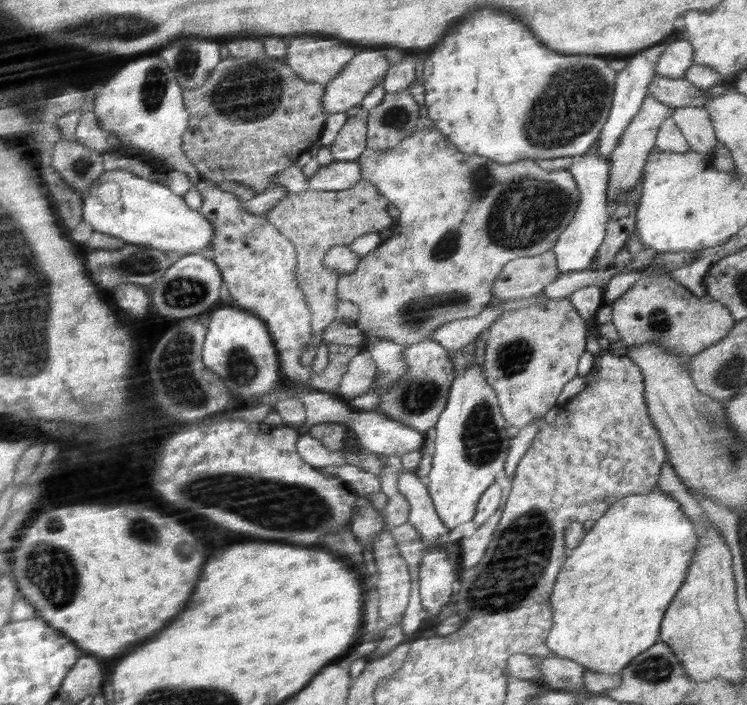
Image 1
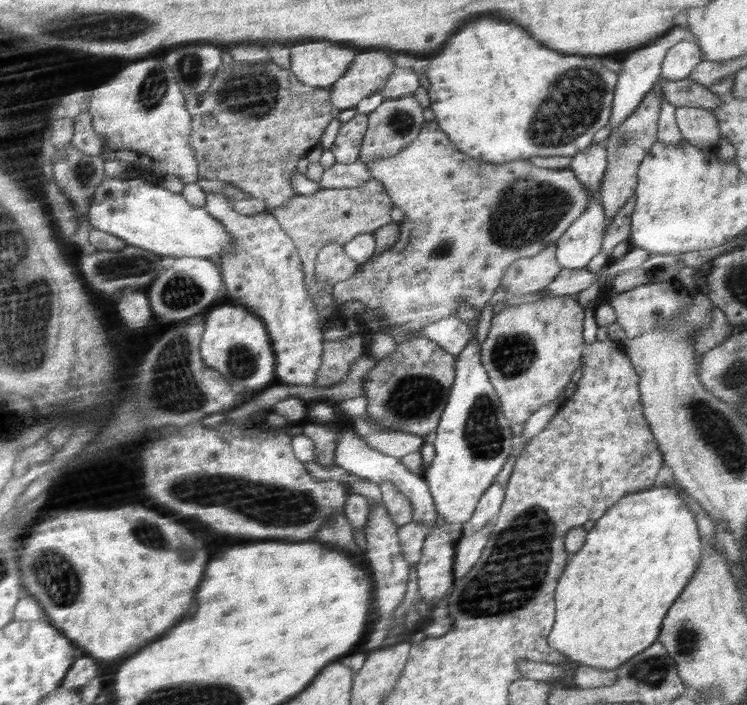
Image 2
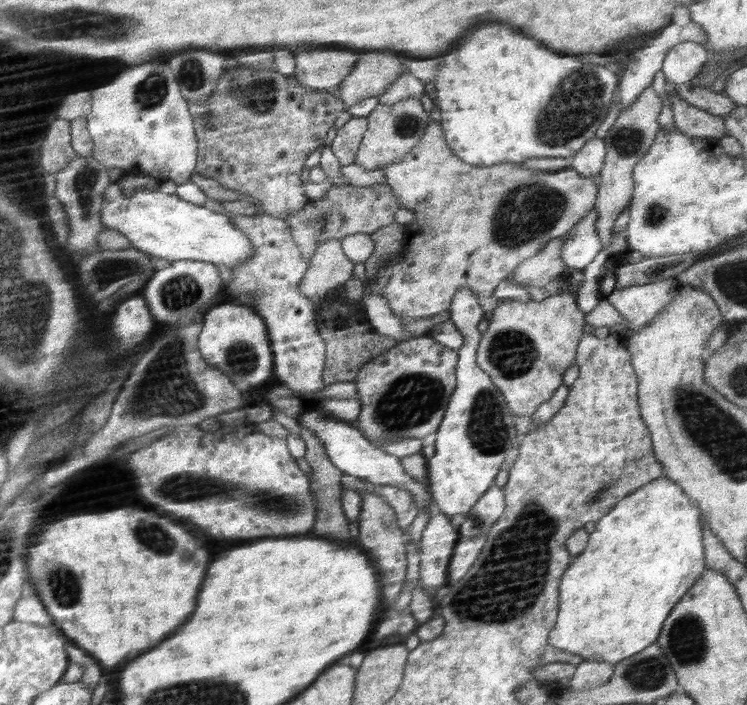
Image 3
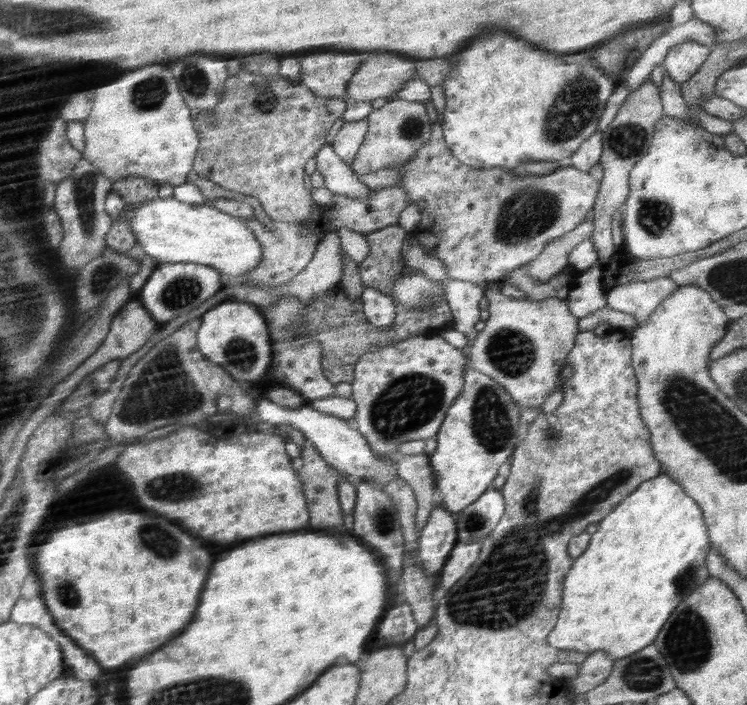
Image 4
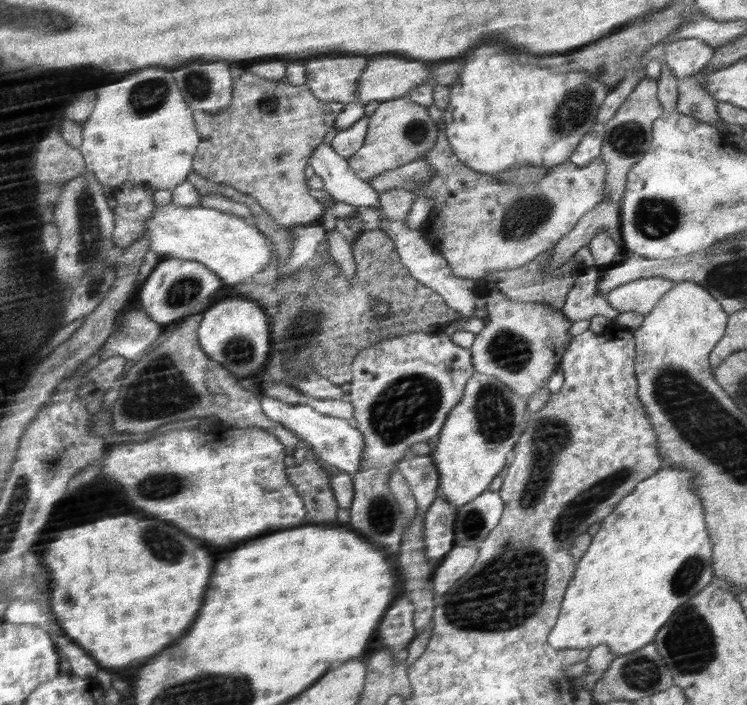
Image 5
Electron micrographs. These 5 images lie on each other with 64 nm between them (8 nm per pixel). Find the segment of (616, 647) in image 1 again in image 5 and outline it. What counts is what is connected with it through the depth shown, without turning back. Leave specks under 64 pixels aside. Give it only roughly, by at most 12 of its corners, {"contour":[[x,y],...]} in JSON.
{"contour":[[692,470],[600,521],[556,649],[656,640],[715,578]]}

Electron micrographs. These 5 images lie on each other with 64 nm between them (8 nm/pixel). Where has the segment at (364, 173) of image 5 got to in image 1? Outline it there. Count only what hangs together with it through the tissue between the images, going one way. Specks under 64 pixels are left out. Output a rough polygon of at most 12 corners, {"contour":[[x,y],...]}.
{"contour":[[407,90],[369,110],[366,149],[394,149],[417,129]]}

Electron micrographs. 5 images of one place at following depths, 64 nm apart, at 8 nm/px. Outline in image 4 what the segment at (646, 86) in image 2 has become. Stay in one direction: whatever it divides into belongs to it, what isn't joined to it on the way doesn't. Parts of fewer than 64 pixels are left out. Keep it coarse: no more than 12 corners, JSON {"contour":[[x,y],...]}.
{"contour":[[691,17],[668,25],[626,73],[628,92],[650,81],[676,44],[716,44],[714,26]]}

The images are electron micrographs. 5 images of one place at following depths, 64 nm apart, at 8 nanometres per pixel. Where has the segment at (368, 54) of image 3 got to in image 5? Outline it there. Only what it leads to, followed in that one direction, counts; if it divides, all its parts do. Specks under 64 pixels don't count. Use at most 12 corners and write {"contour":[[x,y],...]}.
{"contour":[[393,55],[371,58],[357,99],[404,97],[430,82],[424,62]]}

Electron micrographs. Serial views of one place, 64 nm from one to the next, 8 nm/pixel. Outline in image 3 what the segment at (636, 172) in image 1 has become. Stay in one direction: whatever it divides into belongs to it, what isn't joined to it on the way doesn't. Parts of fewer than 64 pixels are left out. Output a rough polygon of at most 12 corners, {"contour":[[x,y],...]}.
{"contour":[[648,86],[608,134],[596,233],[612,252],[632,172],[658,134],[662,100]]}

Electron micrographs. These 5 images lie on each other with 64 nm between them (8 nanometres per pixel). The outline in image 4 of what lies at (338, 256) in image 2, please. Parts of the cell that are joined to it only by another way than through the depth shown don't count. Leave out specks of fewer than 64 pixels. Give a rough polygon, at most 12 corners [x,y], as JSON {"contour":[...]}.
{"contour":[[339,234],[316,245],[310,263],[276,289],[304,302],[345,274]]}

